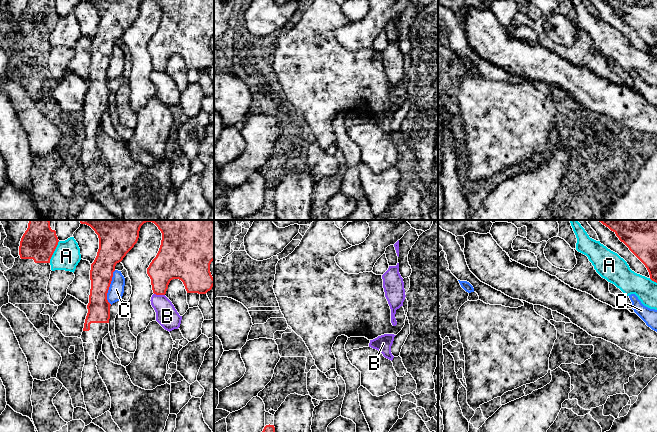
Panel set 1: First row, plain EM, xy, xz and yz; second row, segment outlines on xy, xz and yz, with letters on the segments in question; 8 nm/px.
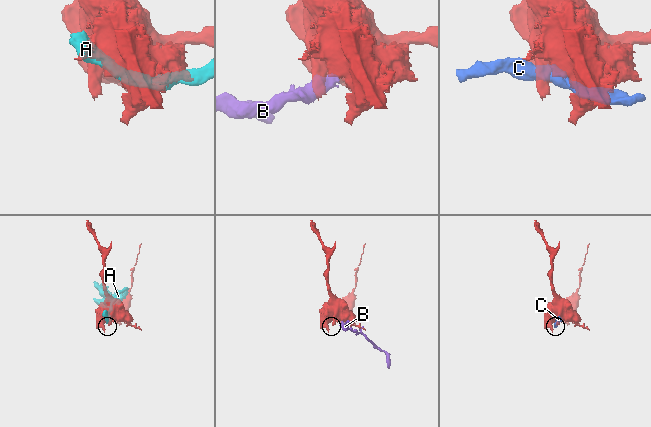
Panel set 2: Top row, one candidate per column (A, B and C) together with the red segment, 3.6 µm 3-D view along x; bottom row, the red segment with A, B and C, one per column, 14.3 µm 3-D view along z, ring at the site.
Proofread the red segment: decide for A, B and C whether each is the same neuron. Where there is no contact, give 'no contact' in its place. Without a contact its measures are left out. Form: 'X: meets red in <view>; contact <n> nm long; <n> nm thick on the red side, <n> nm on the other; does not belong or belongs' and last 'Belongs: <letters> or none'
A: meets red in xy; contact 190 nm long; 280 nm thick on the red side, 220 nm on the other; does not belong
B: meets red in xy; contact 90 nm long; 240 nm thick on the red side, 180 nm on the other; does not belong
C: meets red in xy; contact 280 nm long; 190 nm thick on the red side, 120 nm on the other; does not belong
Belongs: none

